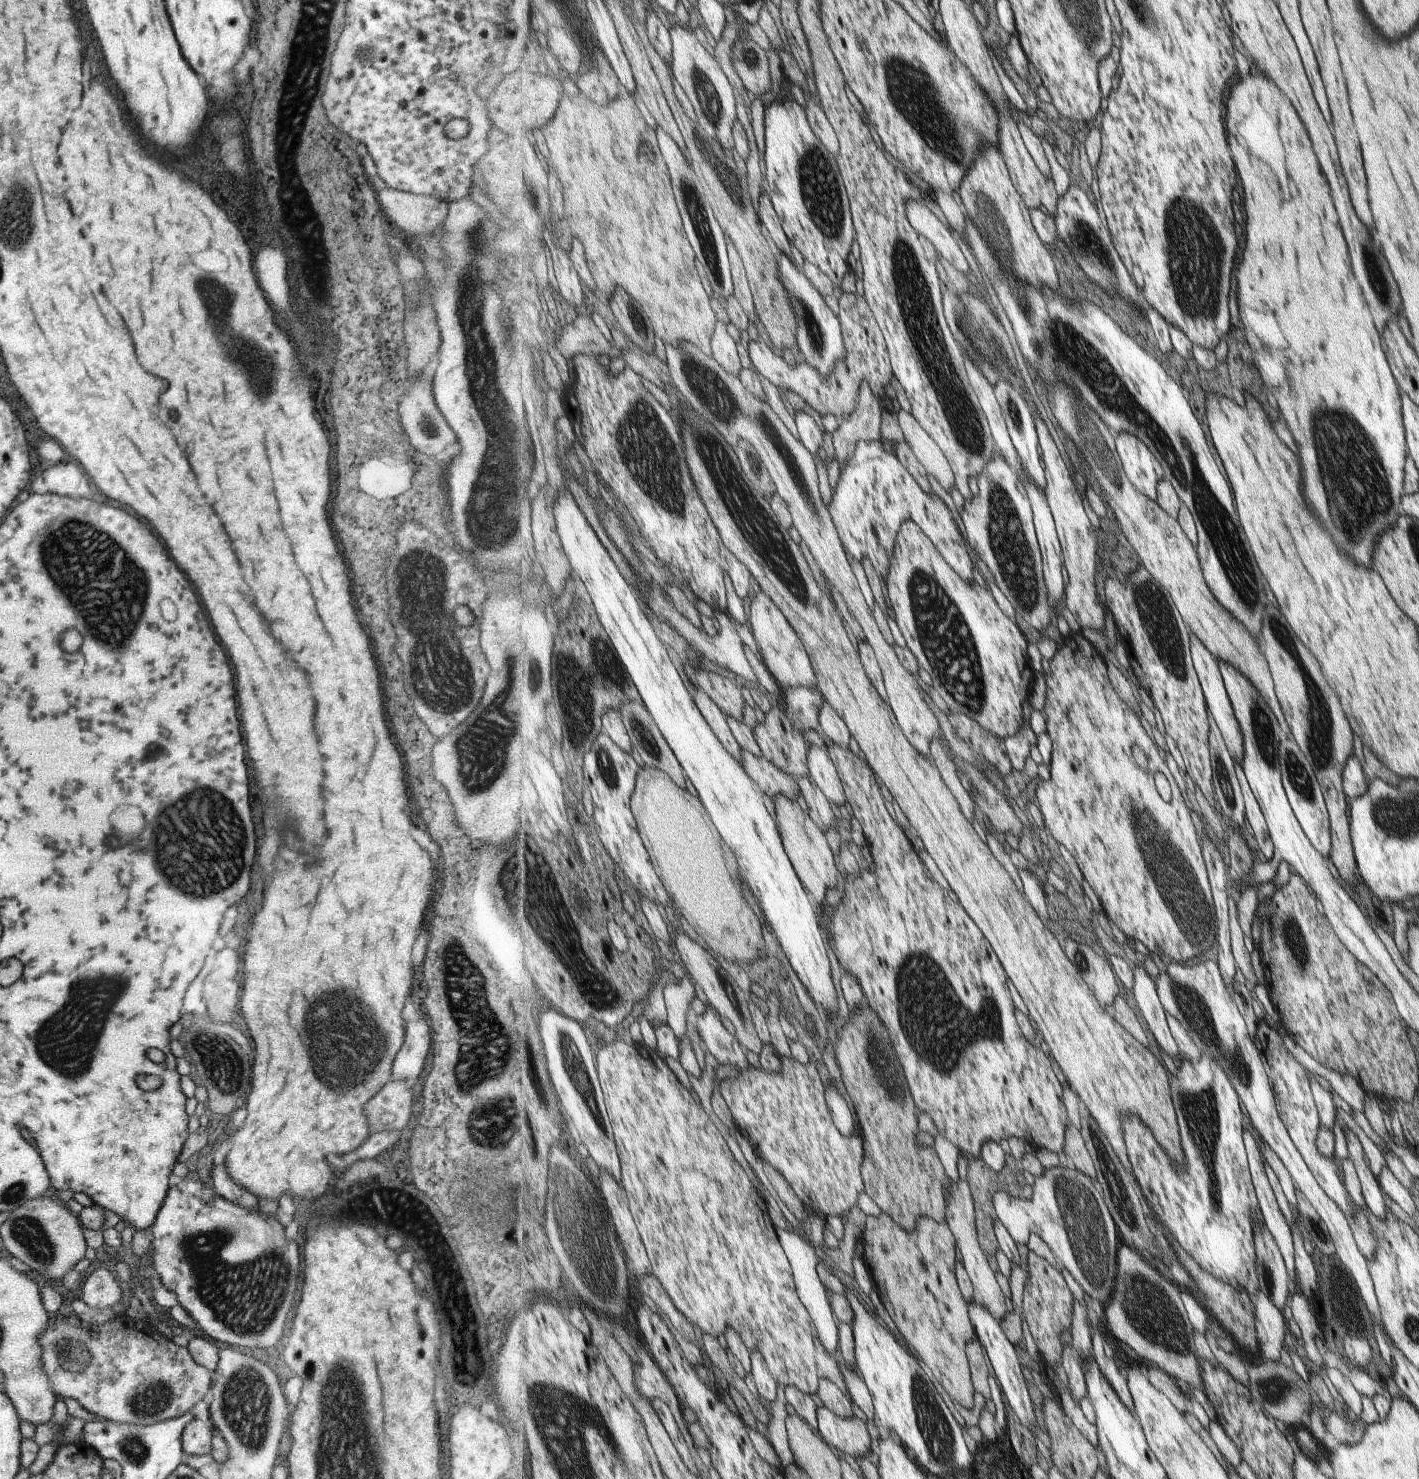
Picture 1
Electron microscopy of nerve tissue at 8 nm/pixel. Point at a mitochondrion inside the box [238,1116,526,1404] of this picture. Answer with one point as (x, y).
(477, 1126)

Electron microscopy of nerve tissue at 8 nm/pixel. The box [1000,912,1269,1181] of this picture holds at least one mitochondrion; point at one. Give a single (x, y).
(1194, 1009)

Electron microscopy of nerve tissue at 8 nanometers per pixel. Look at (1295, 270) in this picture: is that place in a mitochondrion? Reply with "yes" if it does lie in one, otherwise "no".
no

